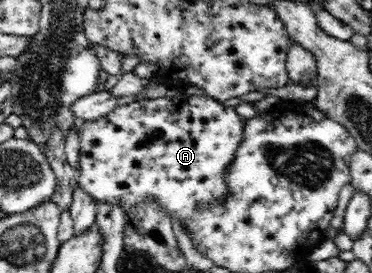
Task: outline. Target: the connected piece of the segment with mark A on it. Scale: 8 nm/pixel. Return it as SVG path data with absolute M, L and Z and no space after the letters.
M205 94L117 104L113 111L83 123L80 129L79 165L75 167L78 188L93 197L96 203L117 204L125 213L141 204L157 204L169 220L179 223L190 235L186 225L207 204L222 206L233 195L226 185L225 174L244 140L244 121L235 107Z

